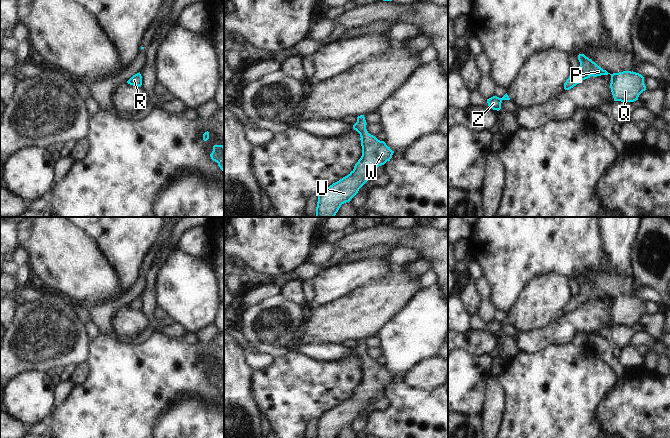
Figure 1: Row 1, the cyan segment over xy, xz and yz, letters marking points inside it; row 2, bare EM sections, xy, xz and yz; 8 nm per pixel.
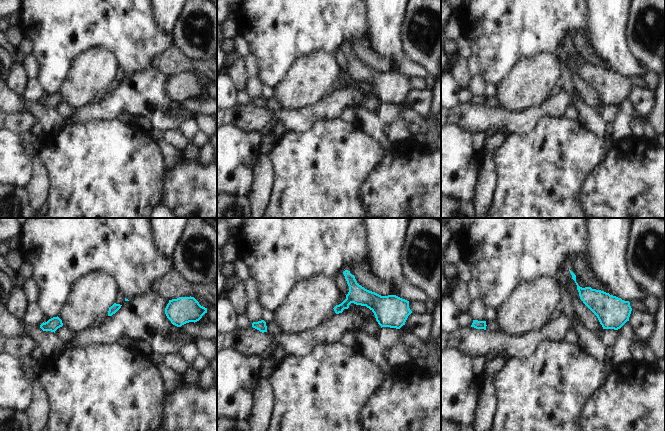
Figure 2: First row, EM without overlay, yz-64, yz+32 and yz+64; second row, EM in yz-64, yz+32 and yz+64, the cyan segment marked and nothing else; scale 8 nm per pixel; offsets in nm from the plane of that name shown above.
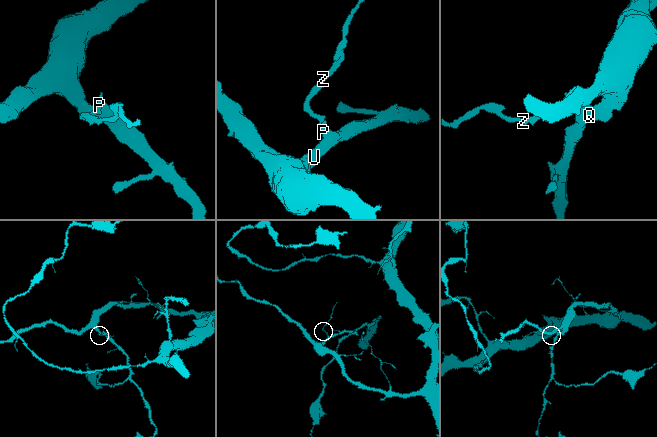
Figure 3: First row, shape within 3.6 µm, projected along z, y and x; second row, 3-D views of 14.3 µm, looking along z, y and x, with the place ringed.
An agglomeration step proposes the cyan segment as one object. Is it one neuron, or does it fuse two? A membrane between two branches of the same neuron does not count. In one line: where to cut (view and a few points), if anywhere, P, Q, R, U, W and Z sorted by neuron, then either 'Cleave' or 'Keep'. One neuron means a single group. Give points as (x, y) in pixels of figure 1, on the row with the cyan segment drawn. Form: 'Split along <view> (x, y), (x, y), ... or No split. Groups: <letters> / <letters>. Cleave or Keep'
No split. Groups: P Q R U W Z. Keep

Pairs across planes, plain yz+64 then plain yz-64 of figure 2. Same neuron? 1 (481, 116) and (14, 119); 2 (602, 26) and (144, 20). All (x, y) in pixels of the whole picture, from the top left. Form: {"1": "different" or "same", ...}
{"1": "same", "2": "different"}

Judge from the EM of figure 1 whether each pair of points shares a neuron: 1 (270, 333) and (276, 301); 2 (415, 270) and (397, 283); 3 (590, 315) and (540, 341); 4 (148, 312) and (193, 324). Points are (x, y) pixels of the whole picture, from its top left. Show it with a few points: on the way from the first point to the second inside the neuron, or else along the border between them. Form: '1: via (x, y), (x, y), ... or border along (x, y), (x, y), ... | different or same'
1: via (273, 325), (274, 309) | same
2: border along (401, 267), (411, 279), (417, 279) | different
3: via (578, 320), (569, 324), (562, 331), (552, 334) | same
4: border along (153, 291), (157, 305) | different

